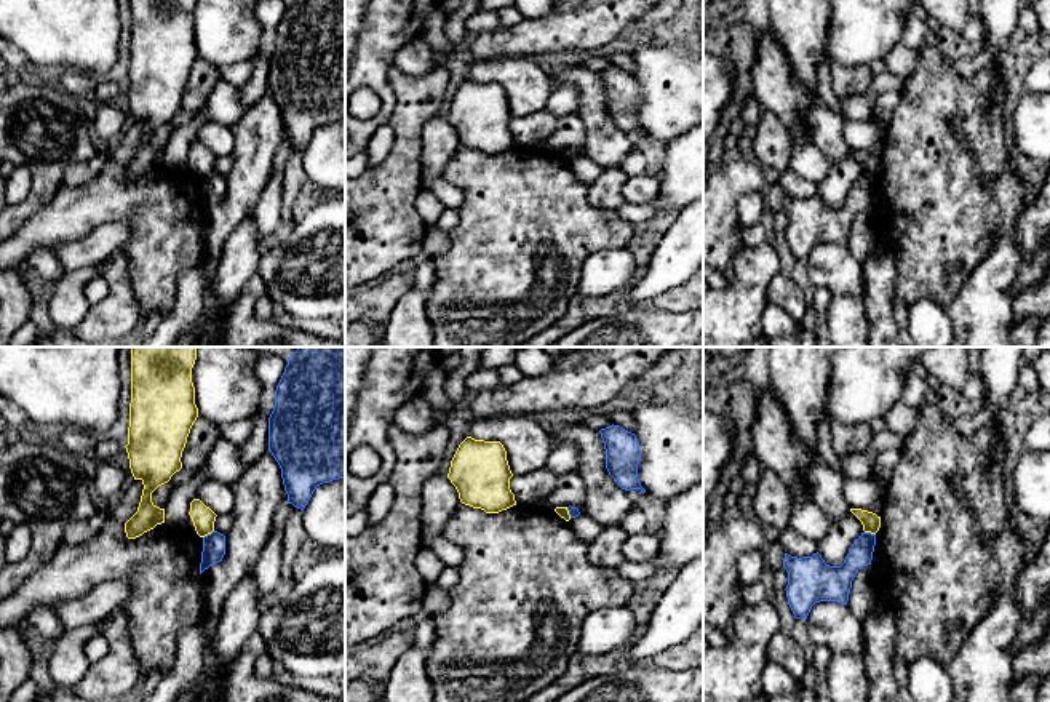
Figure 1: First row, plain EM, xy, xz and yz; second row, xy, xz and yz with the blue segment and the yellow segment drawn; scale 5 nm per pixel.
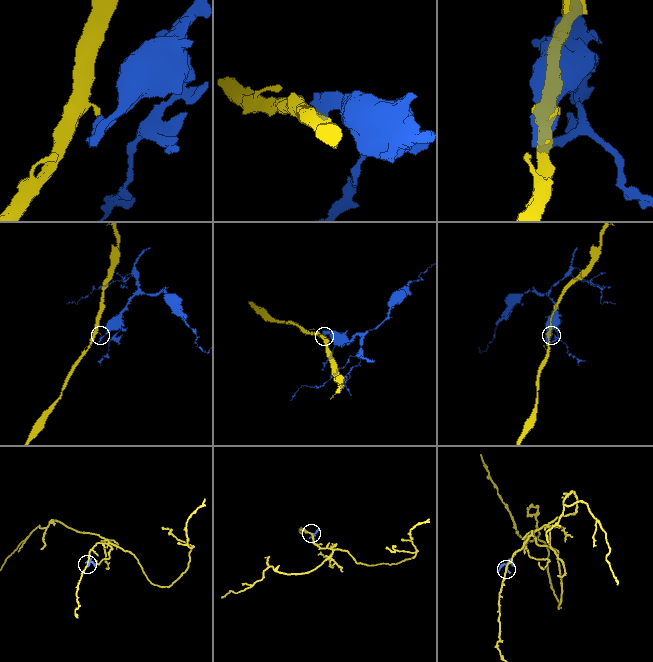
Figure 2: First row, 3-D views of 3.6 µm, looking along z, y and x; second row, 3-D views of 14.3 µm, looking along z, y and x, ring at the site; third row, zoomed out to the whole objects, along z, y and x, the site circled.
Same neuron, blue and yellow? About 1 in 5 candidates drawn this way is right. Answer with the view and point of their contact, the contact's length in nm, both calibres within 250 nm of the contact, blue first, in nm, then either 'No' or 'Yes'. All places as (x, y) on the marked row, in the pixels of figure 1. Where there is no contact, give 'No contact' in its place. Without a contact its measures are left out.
Touches blue at xy (208, 534). Shared border 70 nm. Thickness 110 nm (blue) against 120 nm. No

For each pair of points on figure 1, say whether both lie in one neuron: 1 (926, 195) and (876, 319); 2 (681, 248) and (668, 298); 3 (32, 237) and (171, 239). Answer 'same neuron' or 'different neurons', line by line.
1: different neurons
2: different neurons
3: same neuron

